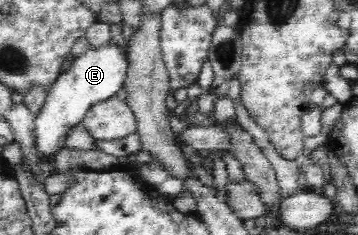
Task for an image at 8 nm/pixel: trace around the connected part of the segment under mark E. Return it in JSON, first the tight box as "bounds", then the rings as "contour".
{"bounds":[35,42,128,159],"contour":[[[115,42],[89,48],[85,54],[77,56],[69,70],[61,73],[57,83],[51,86],[46,94],[45,106],[39,116],[35,116],[35,137],[40,156],[51,159],[57,151],[61,151],[66,132],[73,125],[82,122],[85,113],[100,101],[116,96],[128,78],[128,50],[119,48]]]}

